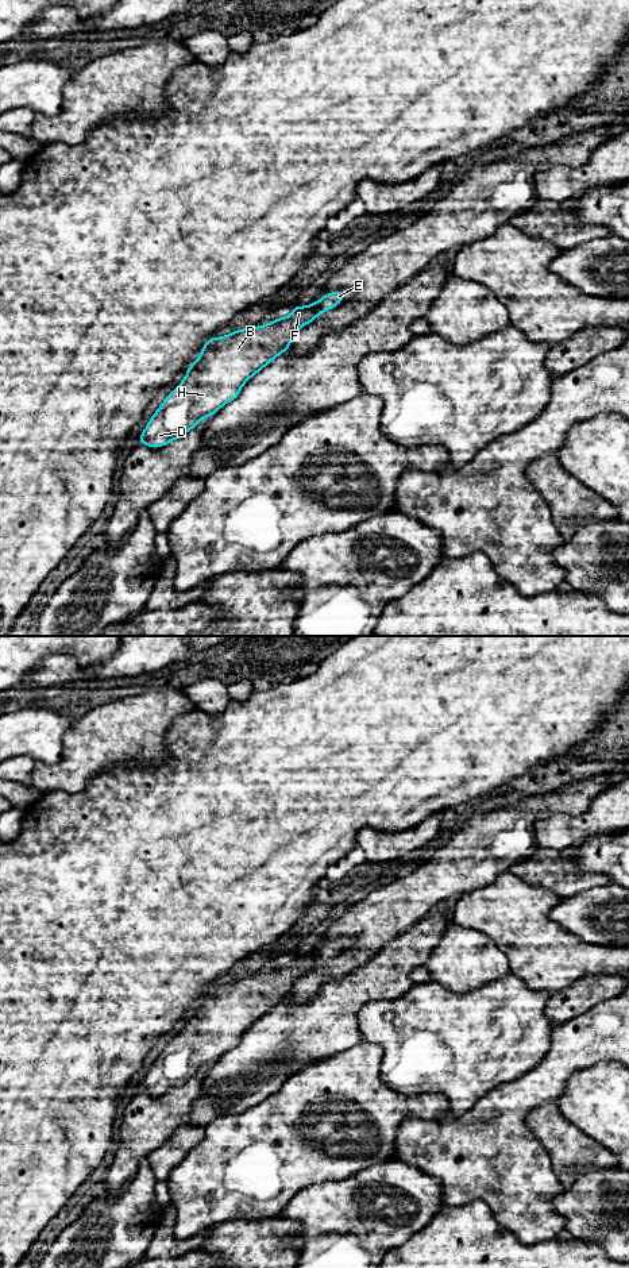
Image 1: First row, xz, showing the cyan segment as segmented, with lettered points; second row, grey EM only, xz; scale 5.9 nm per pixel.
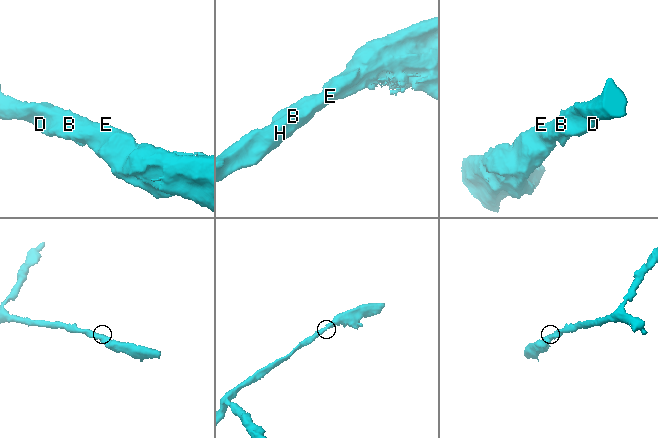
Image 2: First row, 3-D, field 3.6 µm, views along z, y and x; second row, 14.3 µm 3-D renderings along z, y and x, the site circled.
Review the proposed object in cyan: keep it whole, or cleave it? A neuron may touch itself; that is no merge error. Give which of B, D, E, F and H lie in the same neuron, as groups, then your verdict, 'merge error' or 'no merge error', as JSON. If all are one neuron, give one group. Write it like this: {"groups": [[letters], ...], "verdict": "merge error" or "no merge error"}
{"groups": [["B", "D", "E", "F", "H"]], "verdict": "no merge error"}

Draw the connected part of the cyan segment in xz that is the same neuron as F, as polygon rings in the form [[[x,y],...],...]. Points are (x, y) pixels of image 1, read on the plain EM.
[[[331,940],[306,955],[293,953],[293,960],[286,966],[208,987],[200,1006],[150,1065],[136,1091],[165,1095],[196,1076],[201,1067],[212,1065],[239,1044],[251,1025],[290,995],[301,975],[344,947],[346,941]]]

